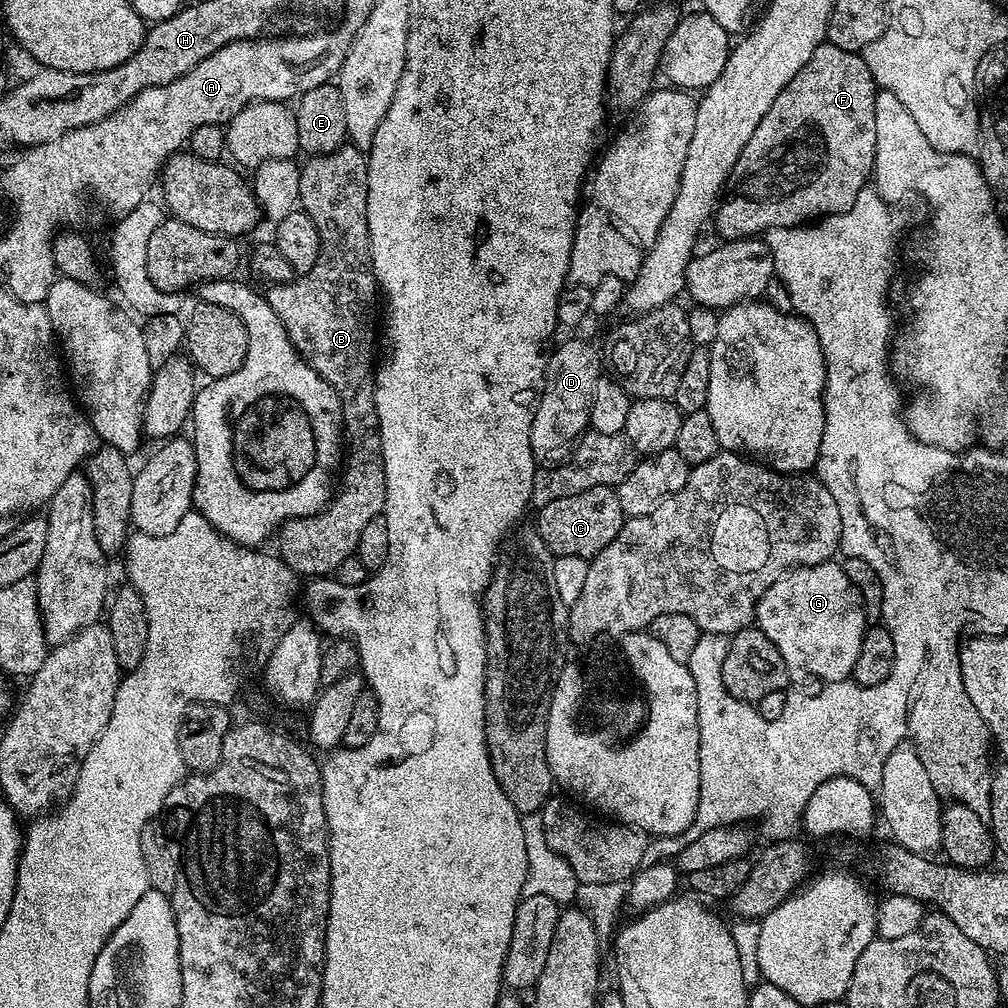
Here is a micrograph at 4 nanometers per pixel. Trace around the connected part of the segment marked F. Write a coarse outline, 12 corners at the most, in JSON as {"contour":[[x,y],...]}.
{"contour":[[827,42],[728,175],[724,240],[850,210],[876,167],[872,81]]}

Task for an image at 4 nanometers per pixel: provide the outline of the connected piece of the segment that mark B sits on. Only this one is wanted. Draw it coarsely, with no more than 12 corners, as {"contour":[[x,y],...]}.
{"contour":[[308,156],[299,207],[318,262],[267,307],[344,411],[346,463],[321,512],[278,529],[328,578],[381,515],[378,285],[368,157]]}

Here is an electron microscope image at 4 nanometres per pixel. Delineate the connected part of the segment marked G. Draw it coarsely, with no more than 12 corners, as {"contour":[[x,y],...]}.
{"contour":[[836,562],[756,603],[793,685],[849,679],[866,631]]}

